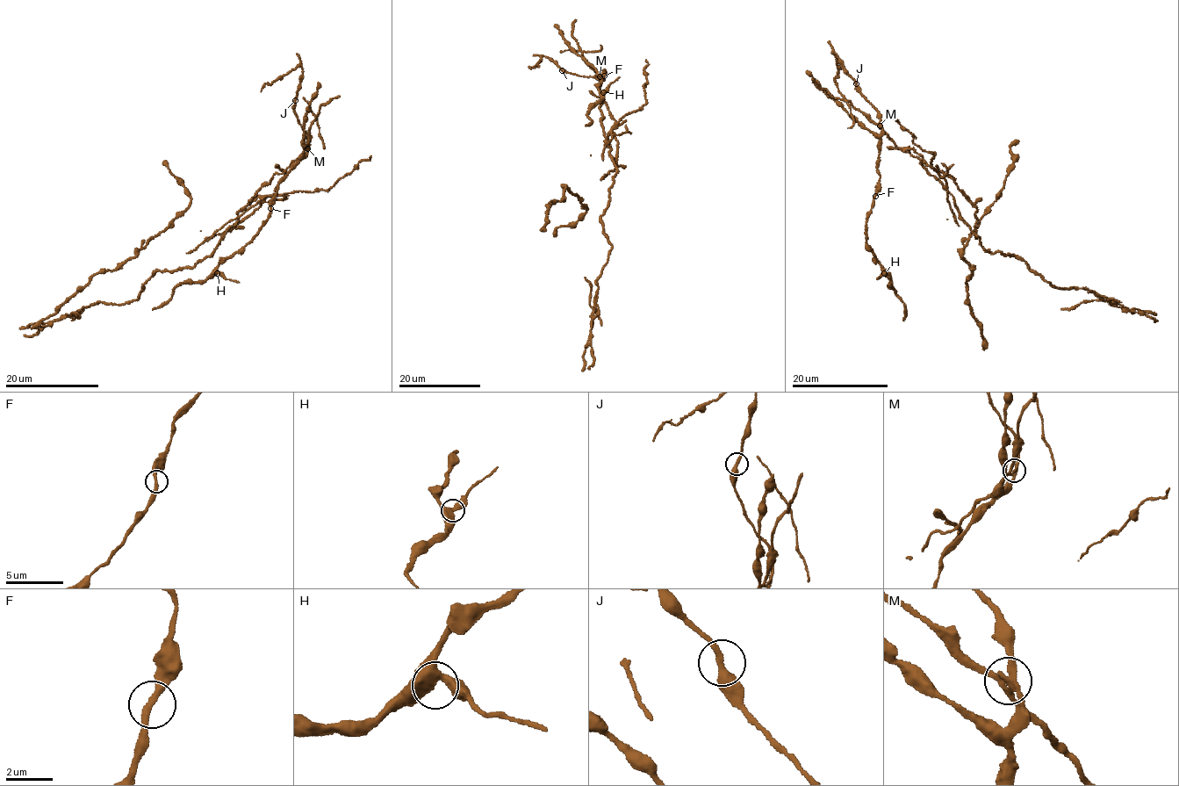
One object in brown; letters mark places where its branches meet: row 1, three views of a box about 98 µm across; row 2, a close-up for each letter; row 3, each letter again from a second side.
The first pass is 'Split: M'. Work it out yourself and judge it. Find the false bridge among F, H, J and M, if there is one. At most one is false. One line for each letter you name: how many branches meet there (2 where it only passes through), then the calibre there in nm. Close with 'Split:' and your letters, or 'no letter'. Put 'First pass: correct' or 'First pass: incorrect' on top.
First pass: correct
M: Branches: 3. Thickness 240 nm
Split: M

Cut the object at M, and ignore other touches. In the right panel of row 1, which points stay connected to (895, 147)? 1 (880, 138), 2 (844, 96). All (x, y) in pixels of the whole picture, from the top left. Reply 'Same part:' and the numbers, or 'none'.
Same part: 2

